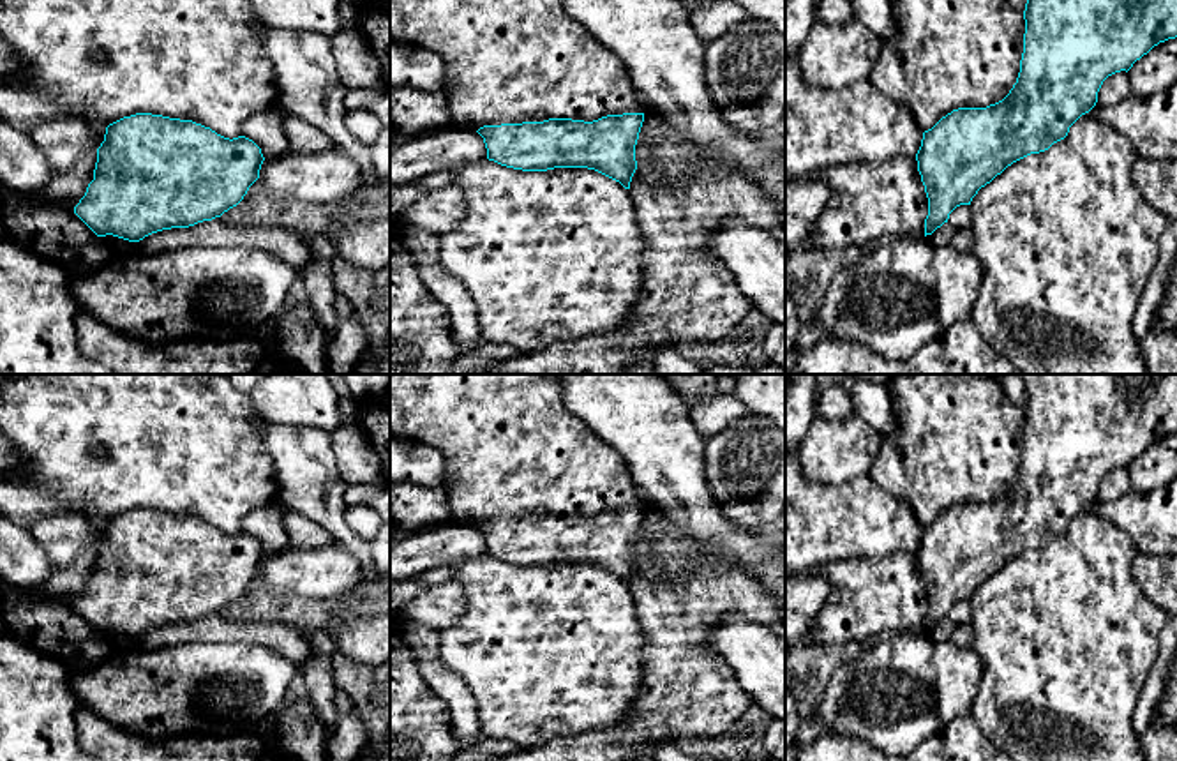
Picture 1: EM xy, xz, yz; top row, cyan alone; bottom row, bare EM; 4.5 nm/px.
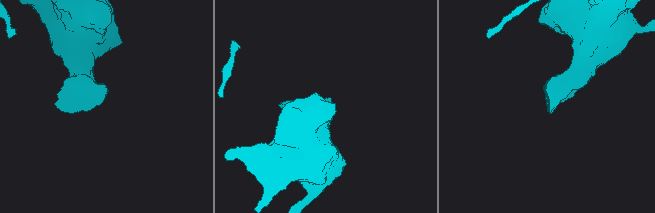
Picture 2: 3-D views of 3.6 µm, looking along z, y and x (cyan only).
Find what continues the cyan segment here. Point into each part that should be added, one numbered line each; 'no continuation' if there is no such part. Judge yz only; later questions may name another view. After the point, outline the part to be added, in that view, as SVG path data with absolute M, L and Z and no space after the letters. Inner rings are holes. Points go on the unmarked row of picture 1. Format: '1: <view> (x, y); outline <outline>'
1: yz (870, 597); outline M916 553L829 561L810 572L829 581L831 595L803 643L842 646L925 632L928 593Z

